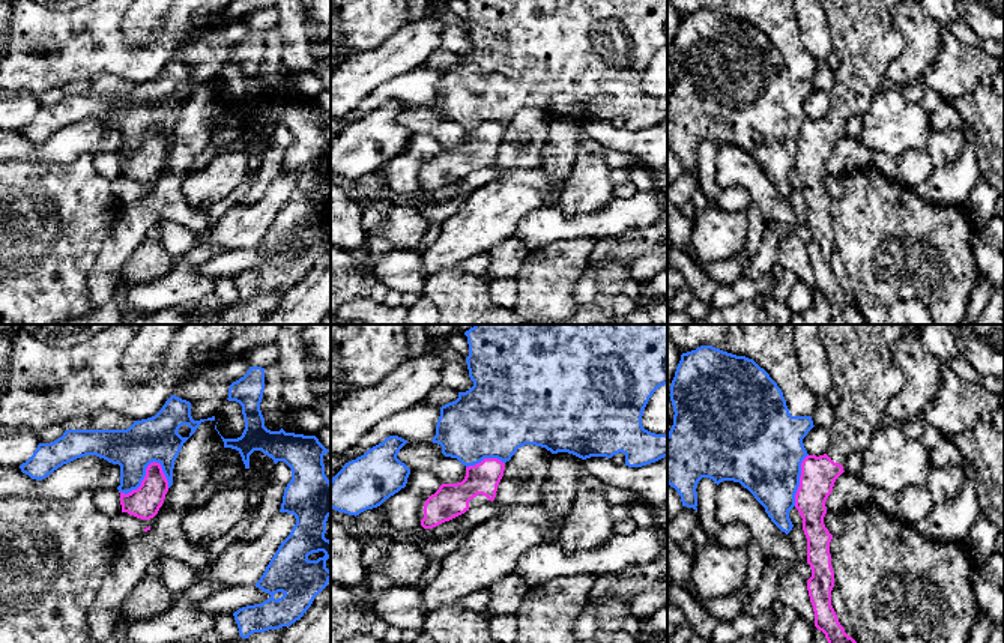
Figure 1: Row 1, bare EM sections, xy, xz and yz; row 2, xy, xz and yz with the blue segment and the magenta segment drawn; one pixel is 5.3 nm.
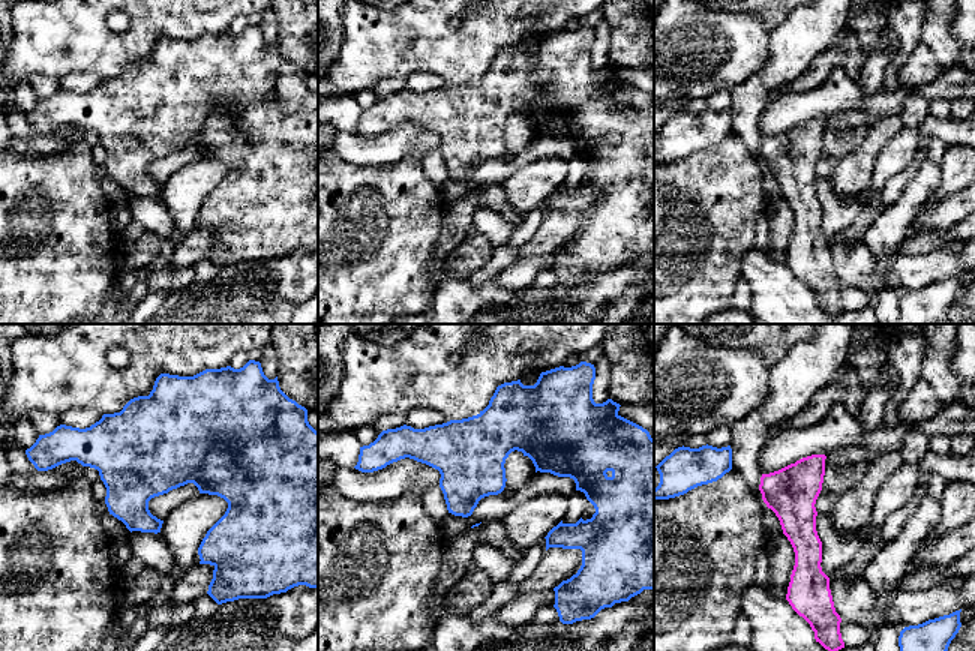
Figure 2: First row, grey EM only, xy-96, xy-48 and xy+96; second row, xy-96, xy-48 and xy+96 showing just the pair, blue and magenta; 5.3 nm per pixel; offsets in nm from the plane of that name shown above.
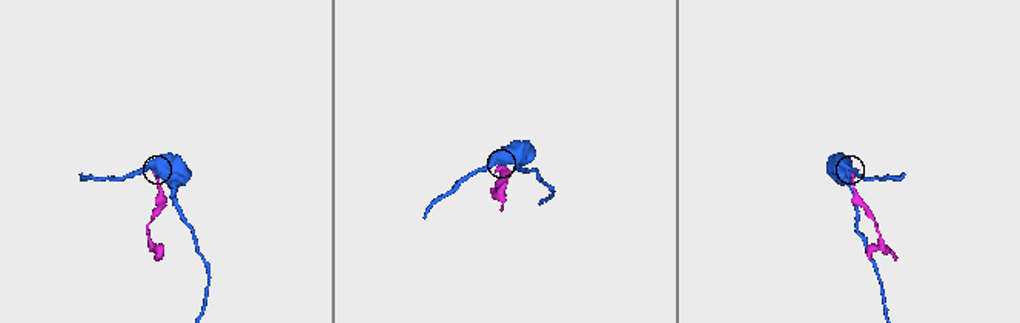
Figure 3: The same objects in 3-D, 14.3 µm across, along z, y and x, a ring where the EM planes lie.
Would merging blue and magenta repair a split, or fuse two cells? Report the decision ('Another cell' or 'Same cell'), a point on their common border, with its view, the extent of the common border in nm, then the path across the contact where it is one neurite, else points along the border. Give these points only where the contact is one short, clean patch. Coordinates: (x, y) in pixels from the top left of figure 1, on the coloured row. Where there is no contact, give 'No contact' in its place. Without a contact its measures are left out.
Another cell. Touches blue at xy (145, 472). Shared border 280 nm. Boundary: xy (169, 481), (163, 467), (152, 461), (136, 489), (119, 492)

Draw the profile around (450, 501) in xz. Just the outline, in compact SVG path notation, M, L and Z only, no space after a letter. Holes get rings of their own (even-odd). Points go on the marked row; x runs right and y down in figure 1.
M484 458L466 467L466 476L457 484L442 484L418 509L416 518L428 530L457 518L466 511L490 503L496 497L504 476L505 463L497 458Z

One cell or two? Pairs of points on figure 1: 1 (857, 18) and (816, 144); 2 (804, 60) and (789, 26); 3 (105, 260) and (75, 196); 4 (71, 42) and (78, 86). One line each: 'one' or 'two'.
1: one
2: one
3: two
4: two

